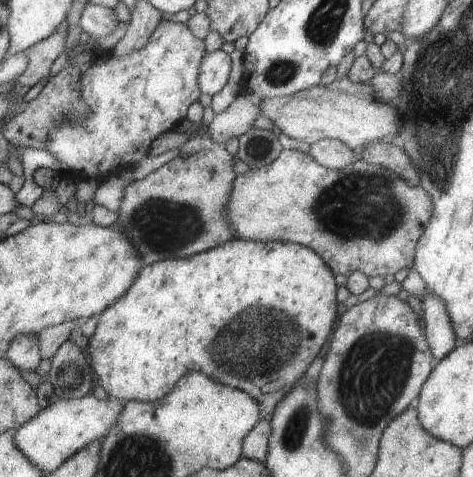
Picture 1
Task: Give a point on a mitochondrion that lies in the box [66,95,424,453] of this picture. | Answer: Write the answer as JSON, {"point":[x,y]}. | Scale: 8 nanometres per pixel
{"point":[257,344]}

